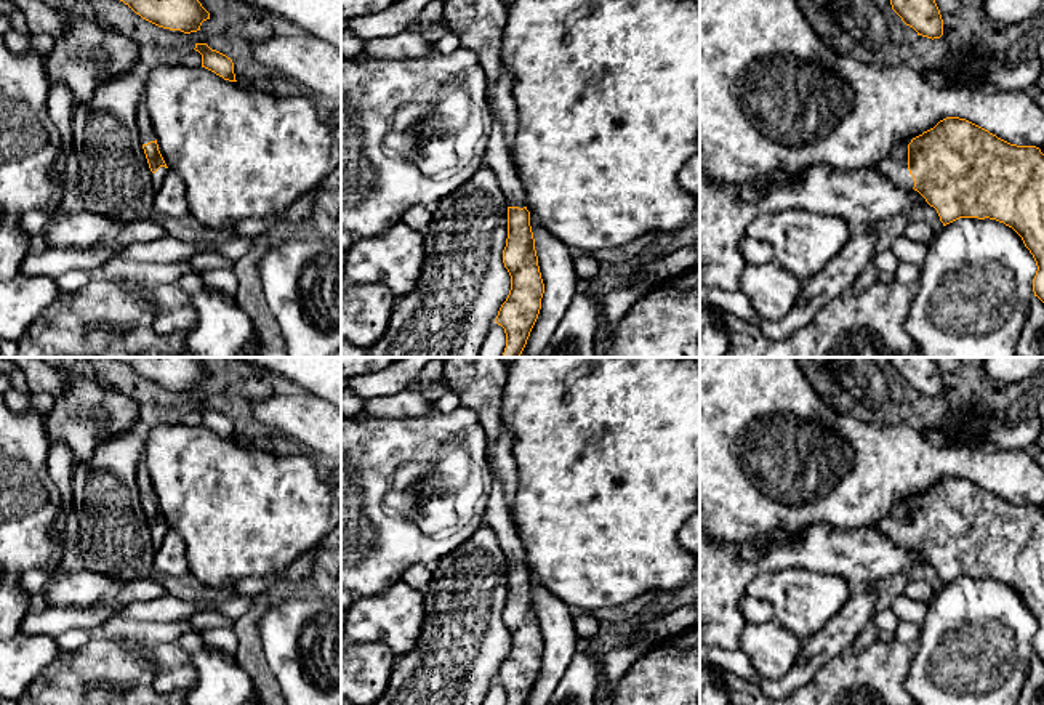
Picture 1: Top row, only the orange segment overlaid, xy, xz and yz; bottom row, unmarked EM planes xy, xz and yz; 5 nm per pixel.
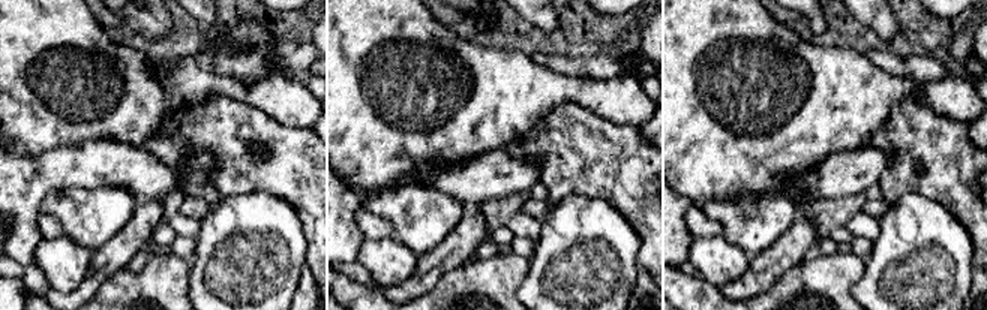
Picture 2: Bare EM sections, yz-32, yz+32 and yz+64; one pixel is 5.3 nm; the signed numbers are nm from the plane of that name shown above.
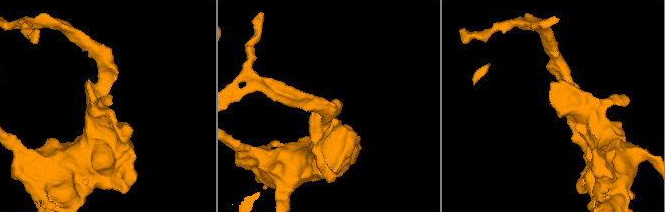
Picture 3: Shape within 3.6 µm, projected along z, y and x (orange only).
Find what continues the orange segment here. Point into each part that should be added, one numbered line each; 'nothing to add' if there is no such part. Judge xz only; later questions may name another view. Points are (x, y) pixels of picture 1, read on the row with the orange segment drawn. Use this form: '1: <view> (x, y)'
1: xz (497, 157)

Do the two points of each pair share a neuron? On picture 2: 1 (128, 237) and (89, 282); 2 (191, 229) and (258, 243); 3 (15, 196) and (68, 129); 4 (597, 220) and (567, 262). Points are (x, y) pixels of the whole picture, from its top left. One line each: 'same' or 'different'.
1: same
2: different
3: different
4: same

